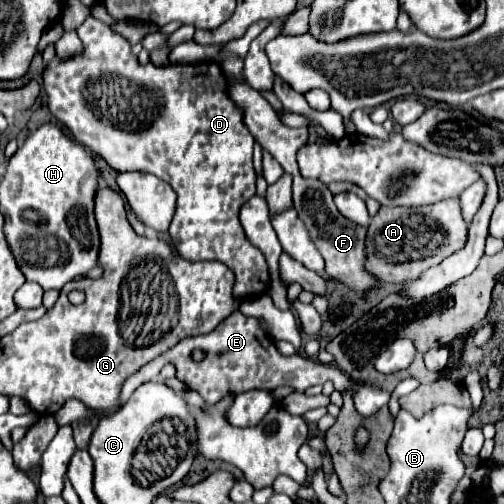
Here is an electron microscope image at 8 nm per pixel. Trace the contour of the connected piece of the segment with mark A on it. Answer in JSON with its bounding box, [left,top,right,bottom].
[366,198,468,282]

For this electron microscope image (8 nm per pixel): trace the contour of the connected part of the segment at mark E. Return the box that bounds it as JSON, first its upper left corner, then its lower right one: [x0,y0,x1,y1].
[120,312,390,416]

